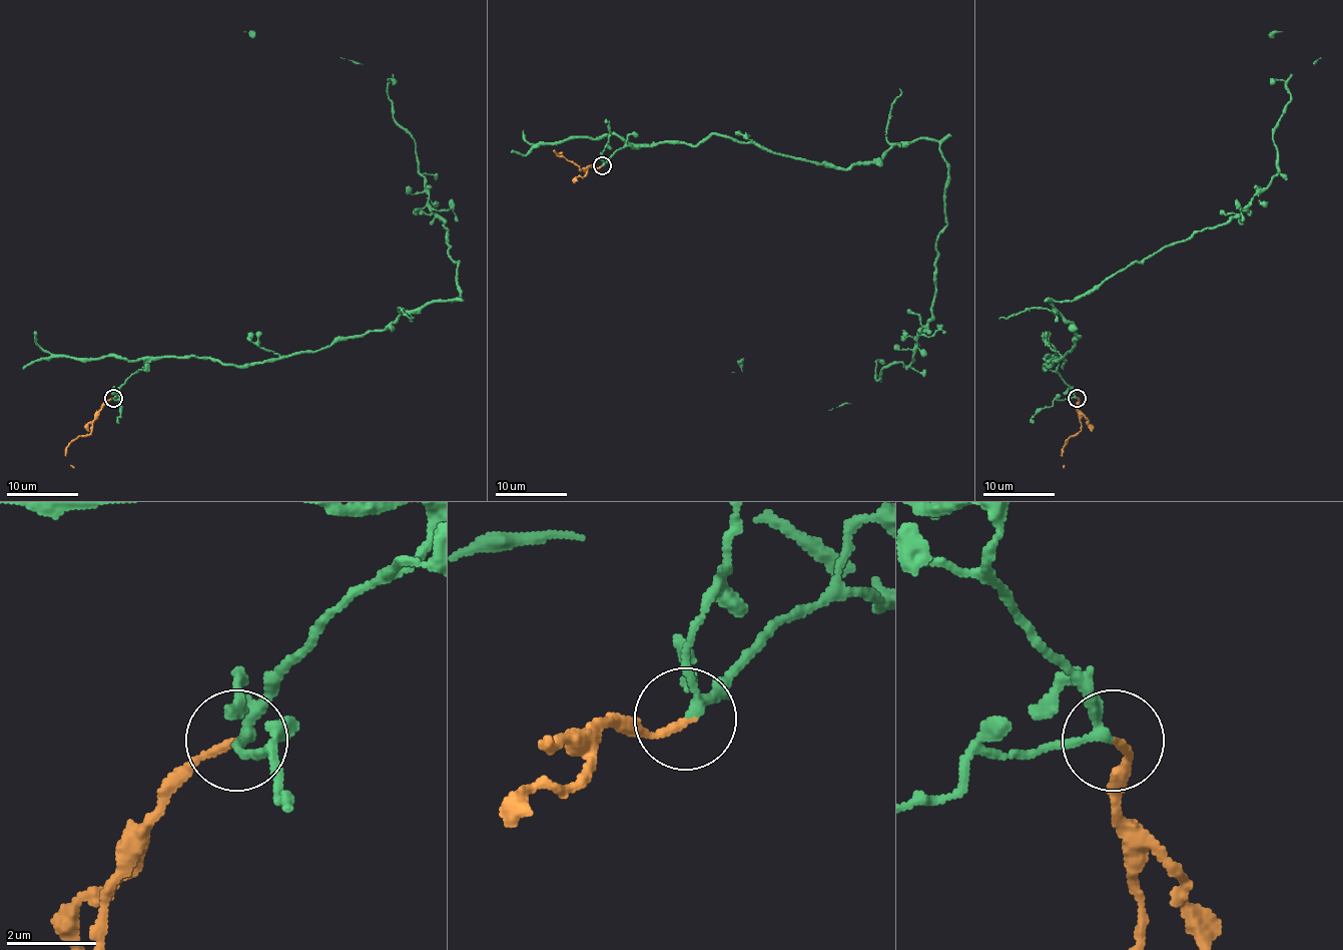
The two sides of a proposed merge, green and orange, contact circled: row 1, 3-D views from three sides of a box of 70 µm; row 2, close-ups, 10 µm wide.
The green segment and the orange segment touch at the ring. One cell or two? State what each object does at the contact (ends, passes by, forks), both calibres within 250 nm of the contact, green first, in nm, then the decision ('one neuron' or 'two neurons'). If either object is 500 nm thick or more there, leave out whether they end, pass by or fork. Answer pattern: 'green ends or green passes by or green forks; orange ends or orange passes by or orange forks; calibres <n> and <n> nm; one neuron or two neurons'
green forks; orange ends; calibres 170 and 170 nm; one neuron

